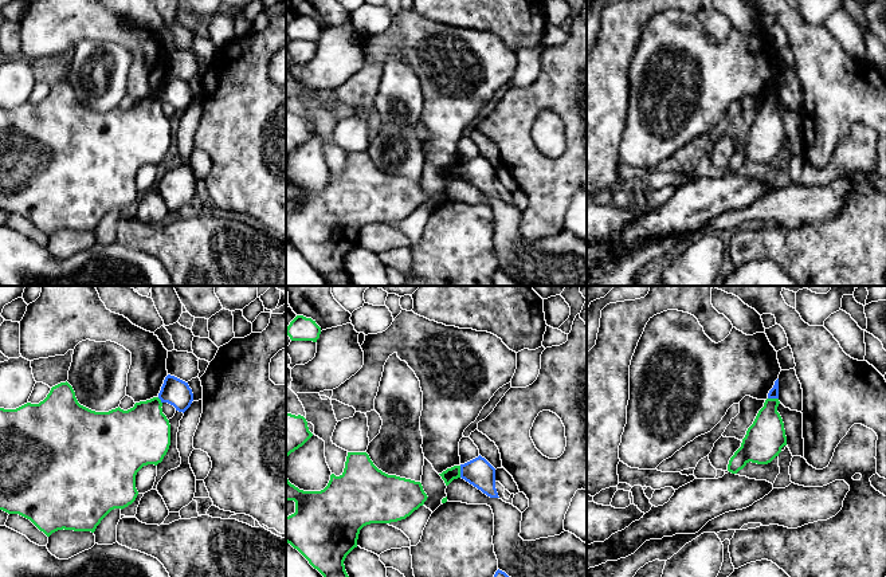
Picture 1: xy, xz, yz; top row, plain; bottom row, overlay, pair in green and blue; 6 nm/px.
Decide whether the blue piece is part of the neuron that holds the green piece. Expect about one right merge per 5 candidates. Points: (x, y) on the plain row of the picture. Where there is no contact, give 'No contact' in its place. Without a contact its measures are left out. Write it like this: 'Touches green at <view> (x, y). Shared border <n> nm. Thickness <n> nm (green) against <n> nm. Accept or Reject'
Touches green at xz (459, 171). Shared border 70 nm. Thickness 80 nm (green) against 170 nm. Reject

